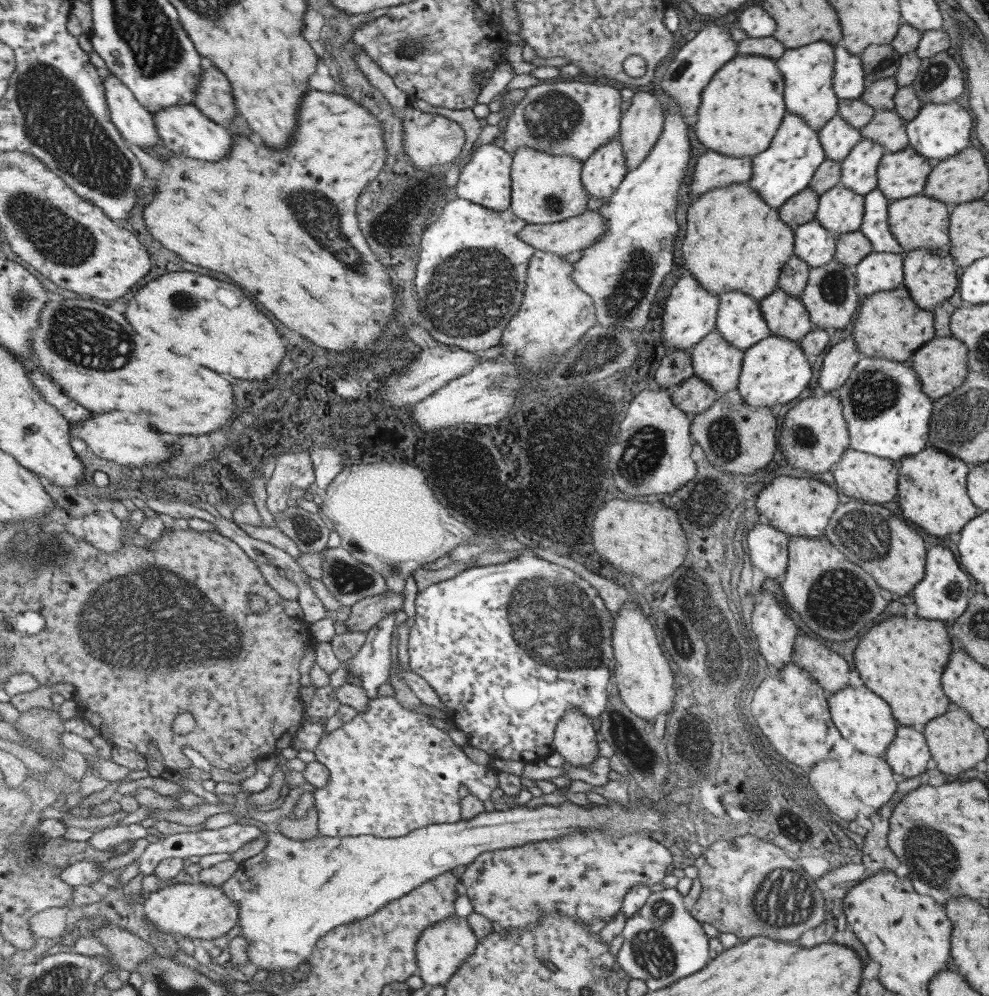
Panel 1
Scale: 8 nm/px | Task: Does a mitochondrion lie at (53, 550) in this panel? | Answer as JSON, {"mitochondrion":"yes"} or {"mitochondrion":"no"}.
{"mitochondrion":"yes"}

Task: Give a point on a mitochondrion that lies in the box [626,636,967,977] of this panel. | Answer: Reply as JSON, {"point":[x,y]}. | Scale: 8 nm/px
{"point":[779,901]}

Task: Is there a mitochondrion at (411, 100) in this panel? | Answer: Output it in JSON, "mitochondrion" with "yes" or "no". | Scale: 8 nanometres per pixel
{"mitochondrion":"no"}

